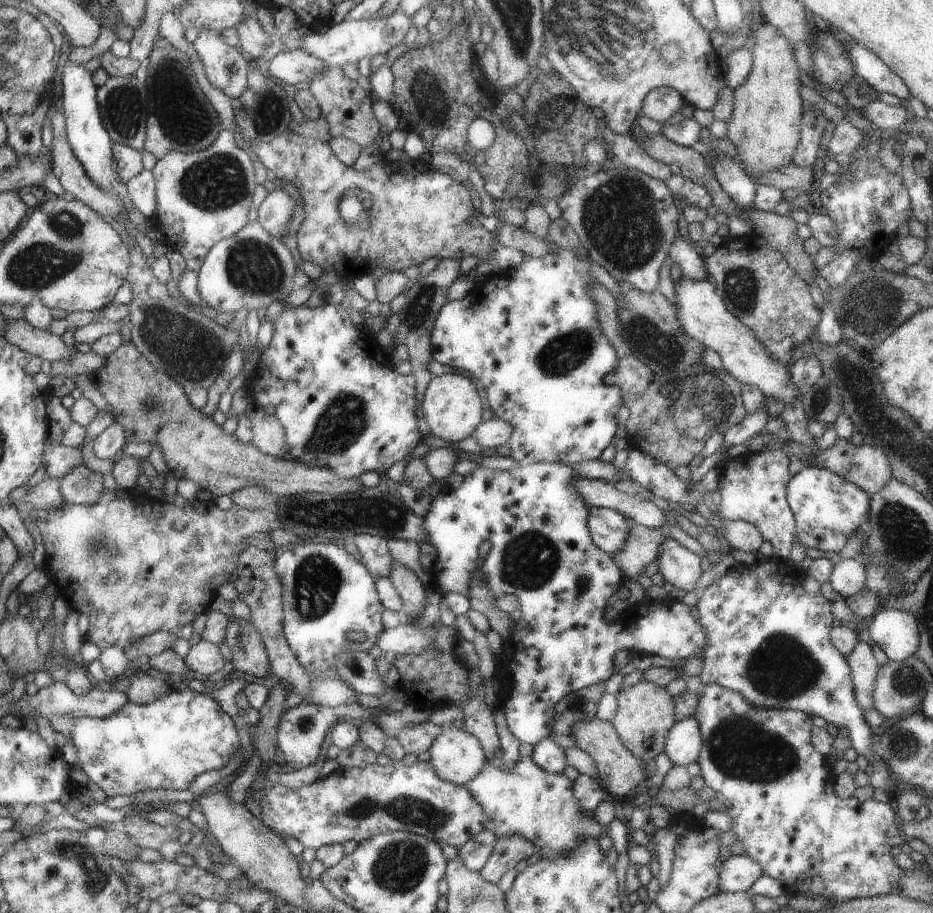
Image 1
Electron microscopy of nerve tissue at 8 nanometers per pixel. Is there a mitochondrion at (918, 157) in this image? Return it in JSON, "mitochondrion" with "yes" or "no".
{"mitochondrion":"no"}

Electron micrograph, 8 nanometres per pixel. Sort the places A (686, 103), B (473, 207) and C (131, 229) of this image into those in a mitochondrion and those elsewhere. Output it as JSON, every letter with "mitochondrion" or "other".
{"A":"other","B":"other","C":"other"}

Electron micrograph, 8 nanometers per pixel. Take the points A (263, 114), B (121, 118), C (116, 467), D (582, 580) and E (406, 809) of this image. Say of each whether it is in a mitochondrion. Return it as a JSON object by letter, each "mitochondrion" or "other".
{"A":"mitochondrion","B":"mitochondrion","C":"other","D":"mitochondrion","E":"mitochondrion"}

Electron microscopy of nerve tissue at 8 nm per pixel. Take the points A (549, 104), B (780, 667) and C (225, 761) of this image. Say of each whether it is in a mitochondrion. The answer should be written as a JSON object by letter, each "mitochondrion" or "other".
{"A":"mitochondrion","B":"mitochondrion","C":"other"}

